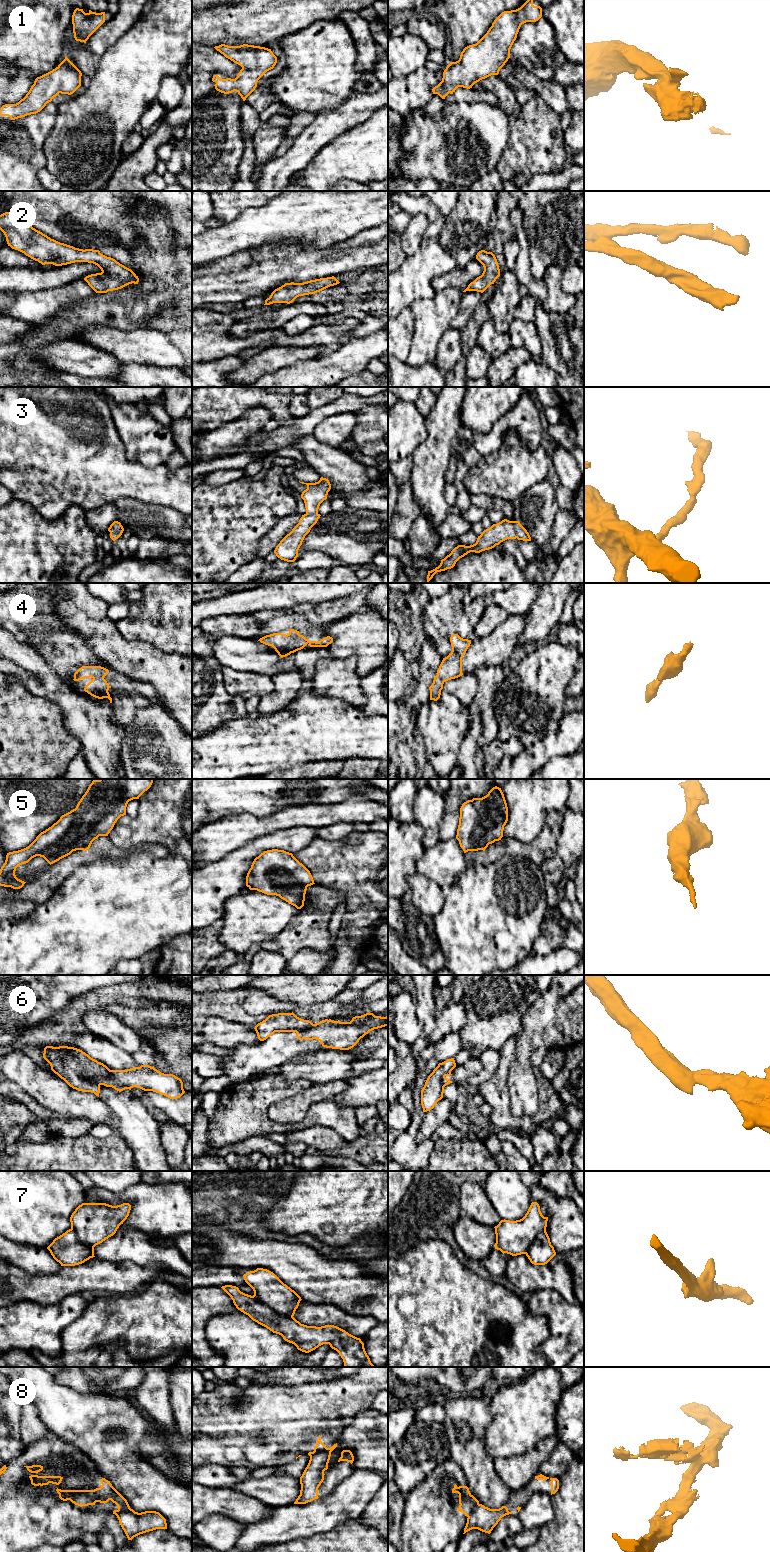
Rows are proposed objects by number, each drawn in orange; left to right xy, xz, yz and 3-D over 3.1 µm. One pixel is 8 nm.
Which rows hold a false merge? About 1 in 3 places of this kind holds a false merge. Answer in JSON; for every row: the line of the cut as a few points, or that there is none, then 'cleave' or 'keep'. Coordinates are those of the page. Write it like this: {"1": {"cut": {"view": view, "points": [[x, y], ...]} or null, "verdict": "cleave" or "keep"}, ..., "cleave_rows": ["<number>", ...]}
{"1": {"cut": null, "verdict": "keep"}, "2": {"cut": null, "verdict": "keep"}, "3": {"cut": null, "verdict": "keep"}, "4": {"cut": null, "verdict": "keep"}, "5": {"cut": null, "verdict": "keep"}, "6": {"cut": {"view": "xy", "points": [[110, 1070], [106, 1075], [97, 1076], [92, 1080]]}, "verdict": "cleave"}, "7": {"cut": {"view": "xz", "points": [[253, 1295], [276, 1312], [292, 1317]]}, "verdict": "cleave"}, "8": {"cut": {"view": "xz", "points": [[327, 1448], [315, 1452], [310, 1457]]}, "verdict": "cleave"}, "cleave_rows": ["6", "7", "8"]}

